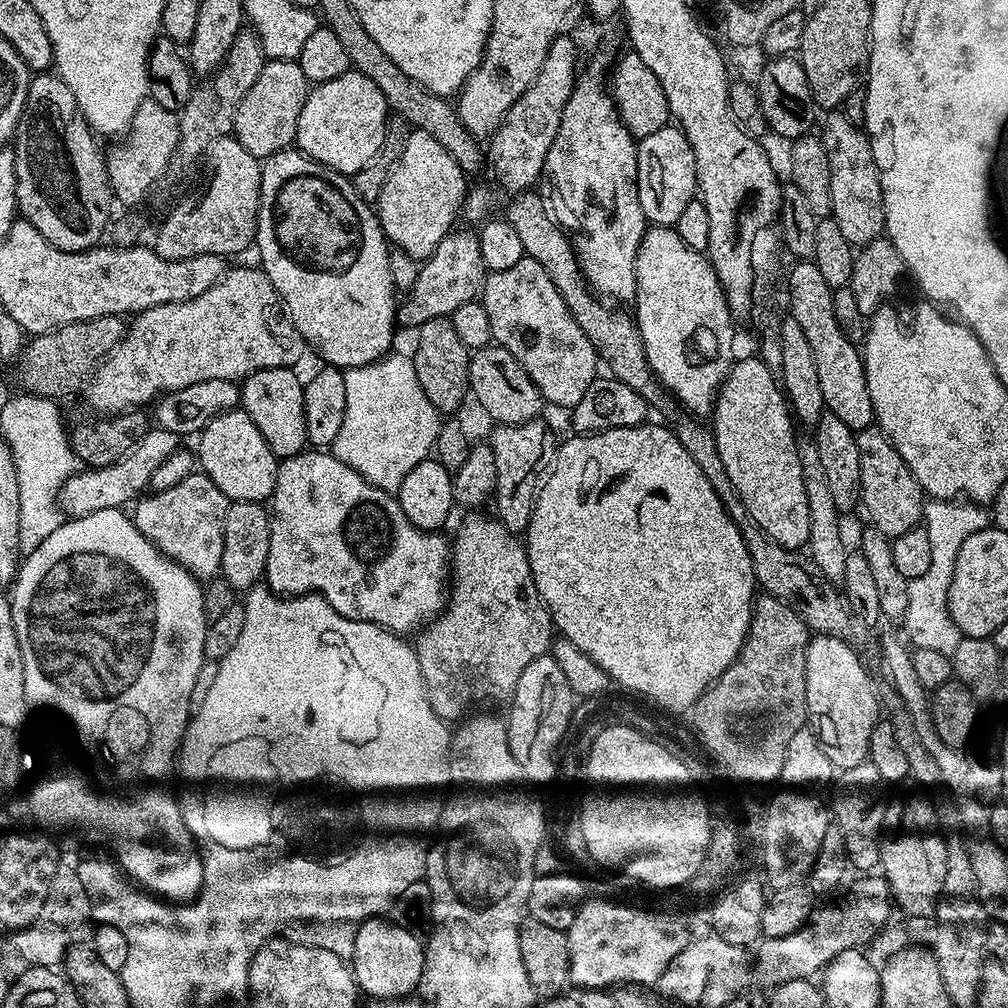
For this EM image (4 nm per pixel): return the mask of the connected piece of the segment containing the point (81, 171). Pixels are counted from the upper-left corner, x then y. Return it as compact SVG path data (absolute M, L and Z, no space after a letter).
M36 74L29 79L28 93L26 94L26 102L24 109L20 115L20 120L16 124L14 133L14 151L16 153L16 172L17 172L17 209L19 215L23 219L28 220L34 226L34 230L38 230L38 234L42 234L42 238L46 238L46 242L50 242L54 246L58 246L63 252L87 252L89 248L97 247L101 243L100 235L104 236L106 229L110 224L108 215L112 212L112 204L114 205L114 197L112 195L112 187L108 184L108 166L106 163L105 153L100 152L100 148L96 145L97 137L94 135L88 123L84 120L84 115L80 112L78 102L74 98L74 94L70 94L70 86L66 86L66 82L62 82L59 76L55 74Z

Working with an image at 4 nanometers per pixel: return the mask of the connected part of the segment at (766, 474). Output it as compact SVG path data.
M755 355L745 360L737 359L728 376L716 393L716 403L710 413L710 427L718 454L726 466L726 474L730 474L730 482L734 482L734 490L738 490L740 500L746 506L750 518L774 542L793 550L800 550L808 543L810 534L810 506L806 502L806 486L802 482L802 462L798 458L798 435L792 429L794 417L789 409L781 381L777 373L772 372Z

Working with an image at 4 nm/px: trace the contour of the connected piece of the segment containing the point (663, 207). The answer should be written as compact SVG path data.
M678 126L654 130L654 134L639 137L636 146L638 158L638 202L642 202L642 214L652 226L674 226L683 208L697 199L696 163L694 150L686 134Z

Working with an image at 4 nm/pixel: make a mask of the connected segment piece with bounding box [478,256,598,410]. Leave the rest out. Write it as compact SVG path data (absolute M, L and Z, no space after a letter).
M523 256L506 270L488 272L478 300L486 310L486 318L490 318L492 340L518 358L541 397L564 410L578 406L582 394L598 378L597 350L578 326L574 314L570 314L562 294L558 294L558 286L550 282L550 274L534 258Z

